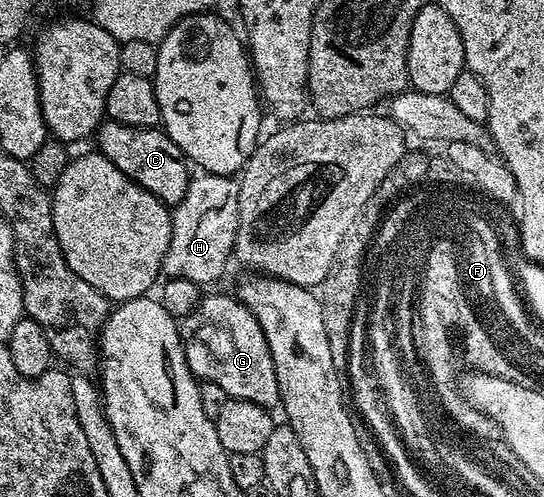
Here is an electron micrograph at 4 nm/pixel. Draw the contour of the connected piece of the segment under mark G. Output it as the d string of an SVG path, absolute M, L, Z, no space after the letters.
M205 294L196 308L179 320L180 340L188 368L197 380L222 385L233 399L275 408L280 403L278 377L274 373L274 361L270 357L262 325L244 303L228 295Z

